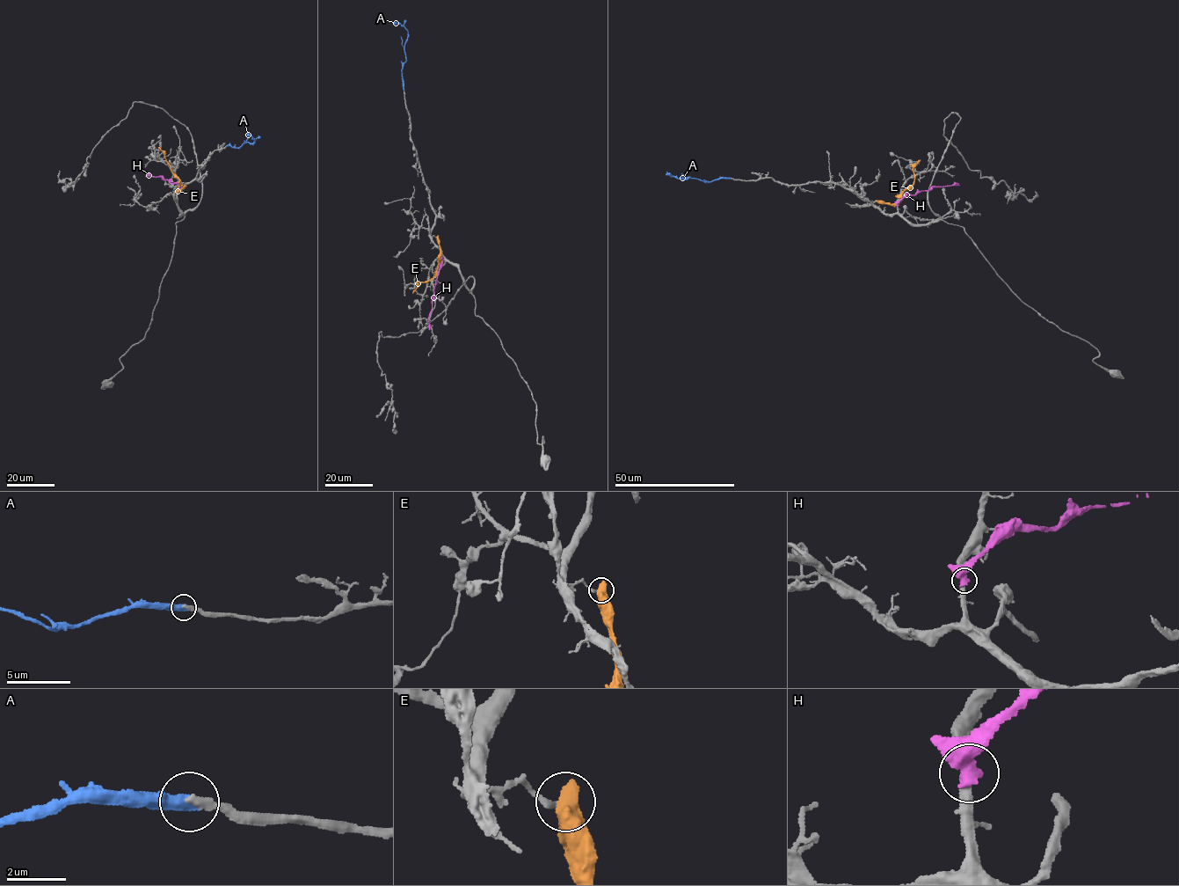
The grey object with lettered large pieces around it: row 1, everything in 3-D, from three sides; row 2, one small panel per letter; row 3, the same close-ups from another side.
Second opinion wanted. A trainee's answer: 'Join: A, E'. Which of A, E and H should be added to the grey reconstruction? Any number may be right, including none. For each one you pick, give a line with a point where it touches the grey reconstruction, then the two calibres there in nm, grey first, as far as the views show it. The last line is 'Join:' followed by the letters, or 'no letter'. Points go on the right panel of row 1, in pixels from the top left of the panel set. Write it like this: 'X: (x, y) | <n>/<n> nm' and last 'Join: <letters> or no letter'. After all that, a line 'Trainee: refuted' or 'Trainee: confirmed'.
A: (730, 178) | 320/480 nm
Join: A
Trainee: refuted

